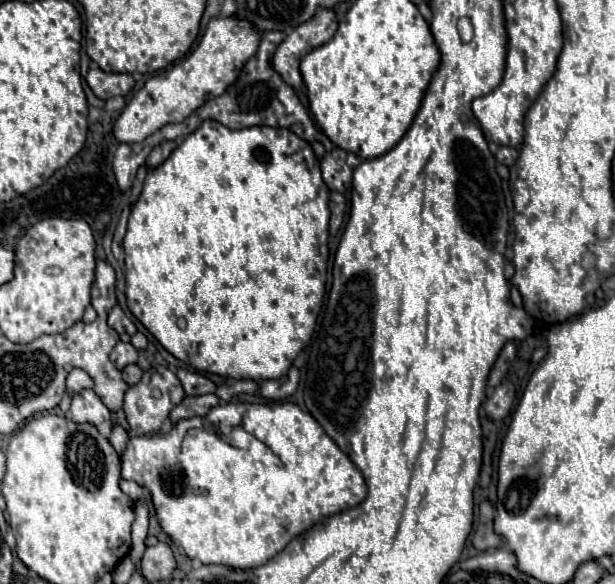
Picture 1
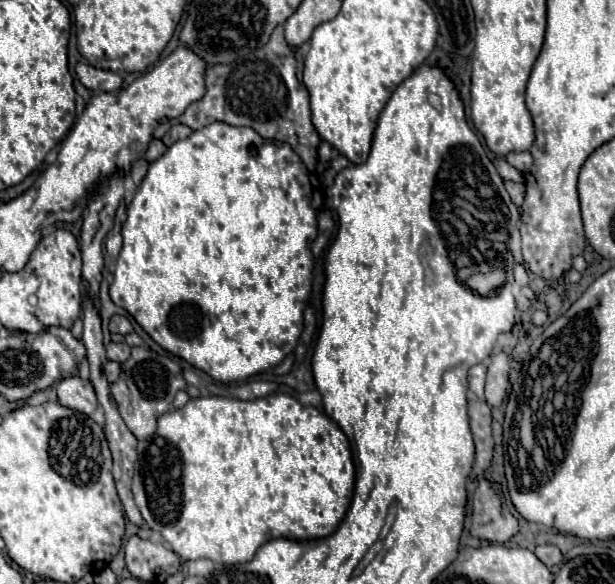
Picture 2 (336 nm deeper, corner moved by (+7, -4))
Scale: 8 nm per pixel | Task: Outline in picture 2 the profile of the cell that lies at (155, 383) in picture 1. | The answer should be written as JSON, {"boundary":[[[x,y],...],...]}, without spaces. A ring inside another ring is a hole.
{"boundary":[[[134,347],[128,361],[122,363],[120,379],[110,385],[118,411],[126,427],[136,435],[136,439],[146,439],[156,431],[156,419],[170,411],[172,399],[180,389],[186,389],[180,365],[170,357],[150,351],[148,347]]]}

